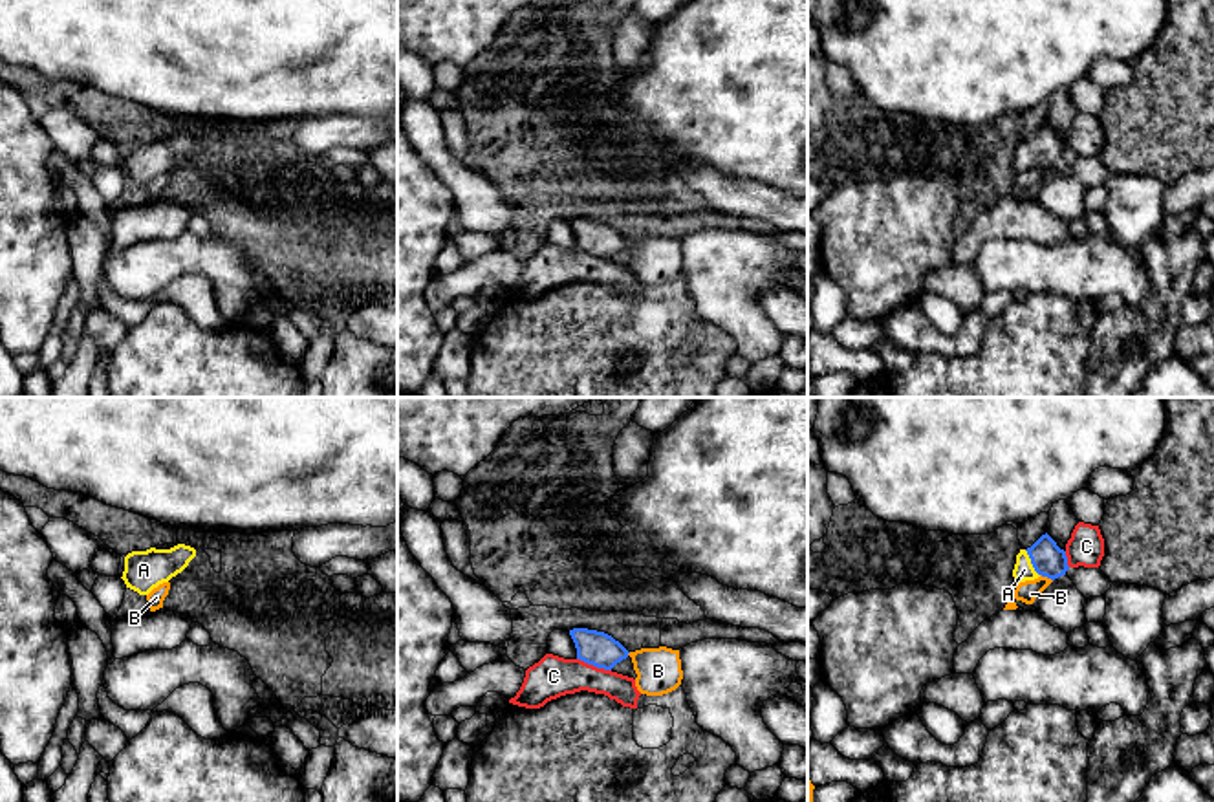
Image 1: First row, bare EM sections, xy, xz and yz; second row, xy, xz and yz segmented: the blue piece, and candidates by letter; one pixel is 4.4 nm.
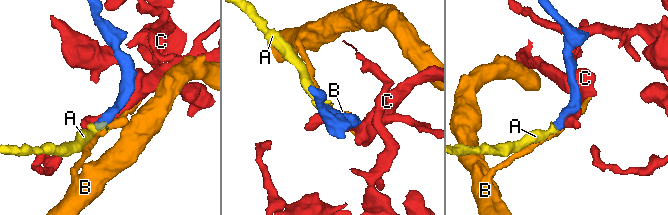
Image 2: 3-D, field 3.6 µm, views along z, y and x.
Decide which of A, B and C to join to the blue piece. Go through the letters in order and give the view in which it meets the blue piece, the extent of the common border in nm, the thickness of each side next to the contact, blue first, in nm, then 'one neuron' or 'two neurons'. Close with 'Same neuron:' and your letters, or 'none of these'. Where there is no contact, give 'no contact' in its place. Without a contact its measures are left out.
A: contact in yz; length 140 nm; calibres 150 and 90 nm; one neuron
B: contact in yz; length 70 nm; calibres 150 and 90 nm; two neurons
C: contact in xz; length 160 nm; calibres 150 and 180 nm; two neurons
Same neuron: A

